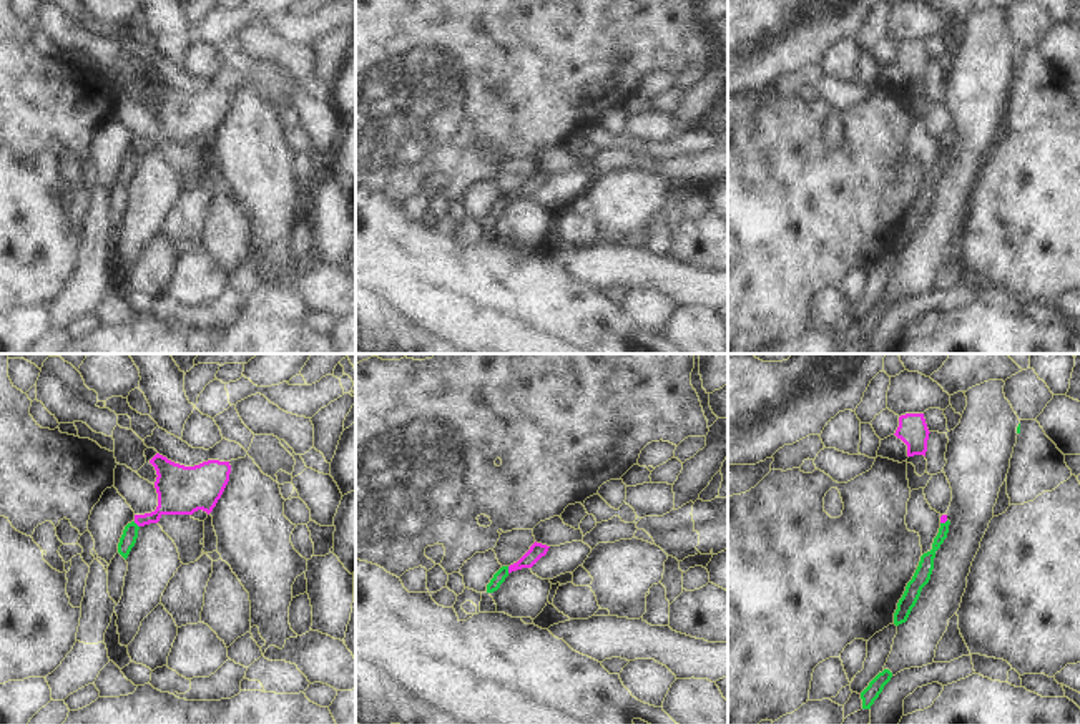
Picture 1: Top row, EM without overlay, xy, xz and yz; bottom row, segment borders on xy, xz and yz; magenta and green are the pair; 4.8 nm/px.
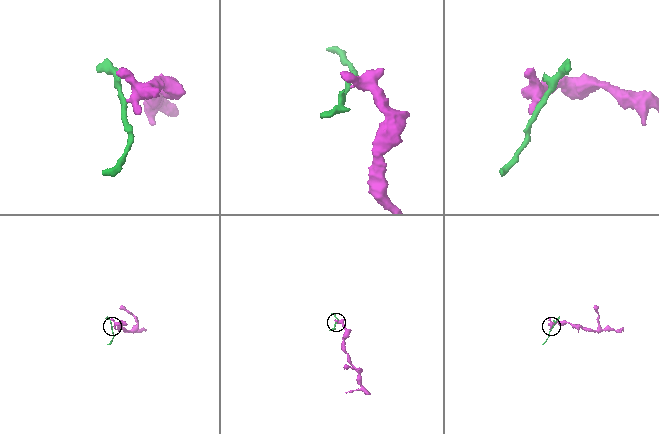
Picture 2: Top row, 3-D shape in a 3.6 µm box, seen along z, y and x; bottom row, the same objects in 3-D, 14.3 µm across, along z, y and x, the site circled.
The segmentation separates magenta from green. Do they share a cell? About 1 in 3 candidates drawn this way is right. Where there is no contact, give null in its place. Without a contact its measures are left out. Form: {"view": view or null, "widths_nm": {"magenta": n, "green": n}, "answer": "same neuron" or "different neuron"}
{"view": "xz", "widths_nm": {"magenta": 80, "green": 60}, "answer": "different neuron"}

